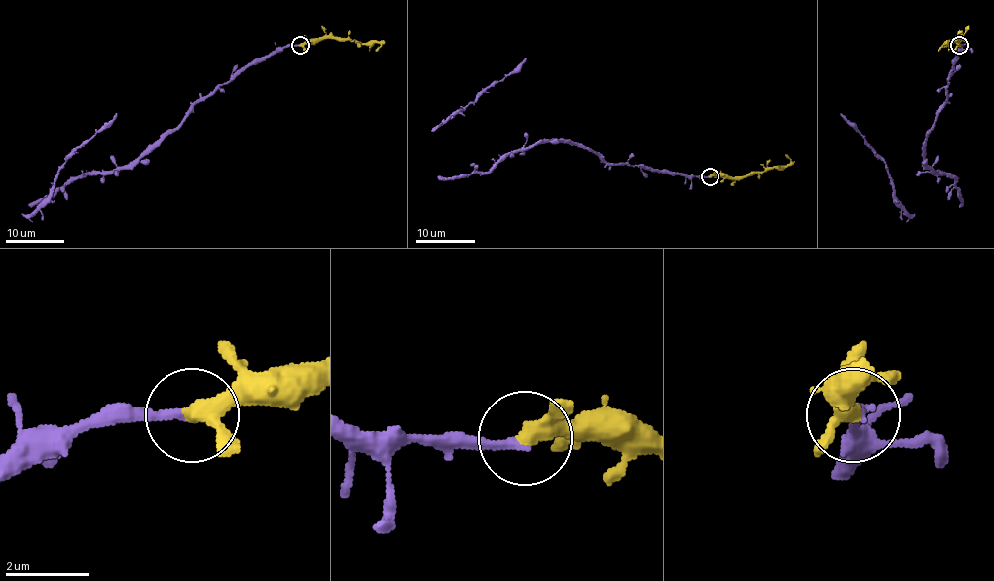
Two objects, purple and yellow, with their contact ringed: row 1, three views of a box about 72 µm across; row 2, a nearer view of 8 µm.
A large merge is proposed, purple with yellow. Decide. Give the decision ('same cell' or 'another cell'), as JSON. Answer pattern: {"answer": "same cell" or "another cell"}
{"answer": "same cell"}

